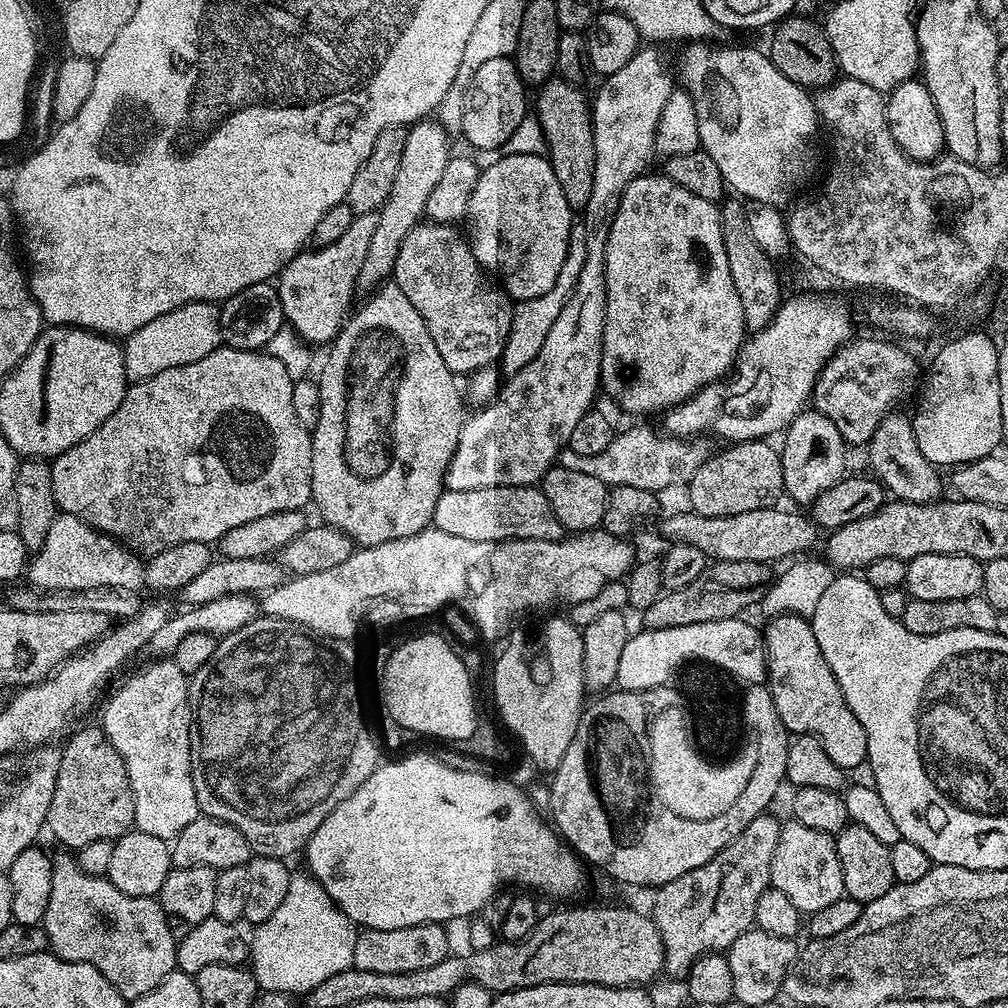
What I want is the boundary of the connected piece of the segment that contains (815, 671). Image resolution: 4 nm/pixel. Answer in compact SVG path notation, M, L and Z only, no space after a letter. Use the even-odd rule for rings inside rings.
M774 616L767 621L768 629L763 629L764 652L768 656L767 687L772 689L774 706L778 710L778 718L784 723L789 733L797 736L817 735L826 746L826 754L838 762L845 770L863 765L868 758L868 739L866 730L862 730L862 722L854 718L854 710L846 702L842 690L838 686L838 678L830 670L822 650L818 646L818 638L814 638L811 623L803 616Z

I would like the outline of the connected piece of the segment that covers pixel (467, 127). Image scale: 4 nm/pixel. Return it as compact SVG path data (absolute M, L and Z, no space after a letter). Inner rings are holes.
M503 56L493 58L474 70L474 78L464 91L462 106L462 136L472 143L473 149L495 148L503 149L506 138L514 134L518 122L530 112L530 96L527 96L524 79L518 74L515 59Z

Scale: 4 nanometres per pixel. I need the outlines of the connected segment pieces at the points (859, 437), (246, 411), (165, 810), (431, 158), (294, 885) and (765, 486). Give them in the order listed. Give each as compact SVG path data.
M856 338L837 350L824 363L810 397L811 407L834 422L848 446L867 445L874 430L878 430L878 422L882 422L886 413L893 411L899 405L896 403L918 384L915 358L906 349L891 344L896 343L891 339L880 339L884 340Z
M227 346L216 348L206 354L206 358L198 358L198 362L174 366L174 370L162 370L162 374L154 374L154 378L129 383L118 410L114 410L114 414L110 414L110 418L106 418L106 422L102 422L94 434L51 461L51 499L60 512L69 512L93 528L119 538L124 548L144 558L157 556L162 550L182 542L211 545L219 542L226 530L234 530L234 526L254 522L254 518L263 518L266 514L307 509L307 504L312 500L312 437L309 429L303 428L294 414L293 383L286 366L282 366L282 362L278 362L278 358L266 350L232 349Z
M156 658L151 661L153 664L144 664L137 670L133 676L128 676L116 689L112 692L112 697L104 704L104 713L98 721L99 727L102 729L108 741L114 746L114 750L118 750L118 754L124 760L124 769L128 775L128 785L132 791L134 798L134 824L137 829L146 834L154 834L154 838L162 838L169 842L175 841L180 833L186 830L186 826L190 826L190 822L194 822L196 816L201 815L200 800L196 796L194 790L194 782L192 781L192 767L190 766L190 738L188 737L188 685L189 677L182 671L178 670L178 666L171 658Z
M435 118L416 121L408 128L406 146L398 158L398 170L394 173L394 182L390 186L390 195L376 213L378 226L374 226L374 235L366 250L366 258L362 268L358 270L357 289L375 290L391 277L394 262L398 262L398 250L402 241L414 226L425 219L426 201L430 198L430 190L442 178L442 170L446 170L446 162L450 155L448 149L450 137L448 132Z
M299 874L292 875L290 886L286 886L286 898L282 898L282 903L278 906L278 910L274 910L274 914L270 914L270 918L266 918L266 922L255 925L253 932L256 933L250 936L250 967L256 975L257 989L261 992L287 992L289 994L300 992L300 994L306 994L311 988L322 986L322 982L326 982L326 978L331 978L333 974L342 974L342 970L352 967L354 942L358 935L357 925L353 924L352 919L324 893L324 889L315 880L309 878L307 875L304 876L299 876Z
M767 439L745 440L728 446L725 452L709 455L689 481L691 511L698 515L736 515L767 508L776 495L784 492L781 453L772 449Z

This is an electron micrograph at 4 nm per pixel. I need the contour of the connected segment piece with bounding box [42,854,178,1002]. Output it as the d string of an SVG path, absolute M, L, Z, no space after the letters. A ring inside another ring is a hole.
M75 855L52 856L52 881L50 882L50 902L46 902L46 914L42 927L48 935L48 947L62 960L82 962L98 969L122 994L125 1000L131 1002L142 994L154 990L162 978L177 971L176 946L177 936L168 925L169 915L160 906L159 899L146 896L131 896L122 894L104 876L86 874L77 864Z

